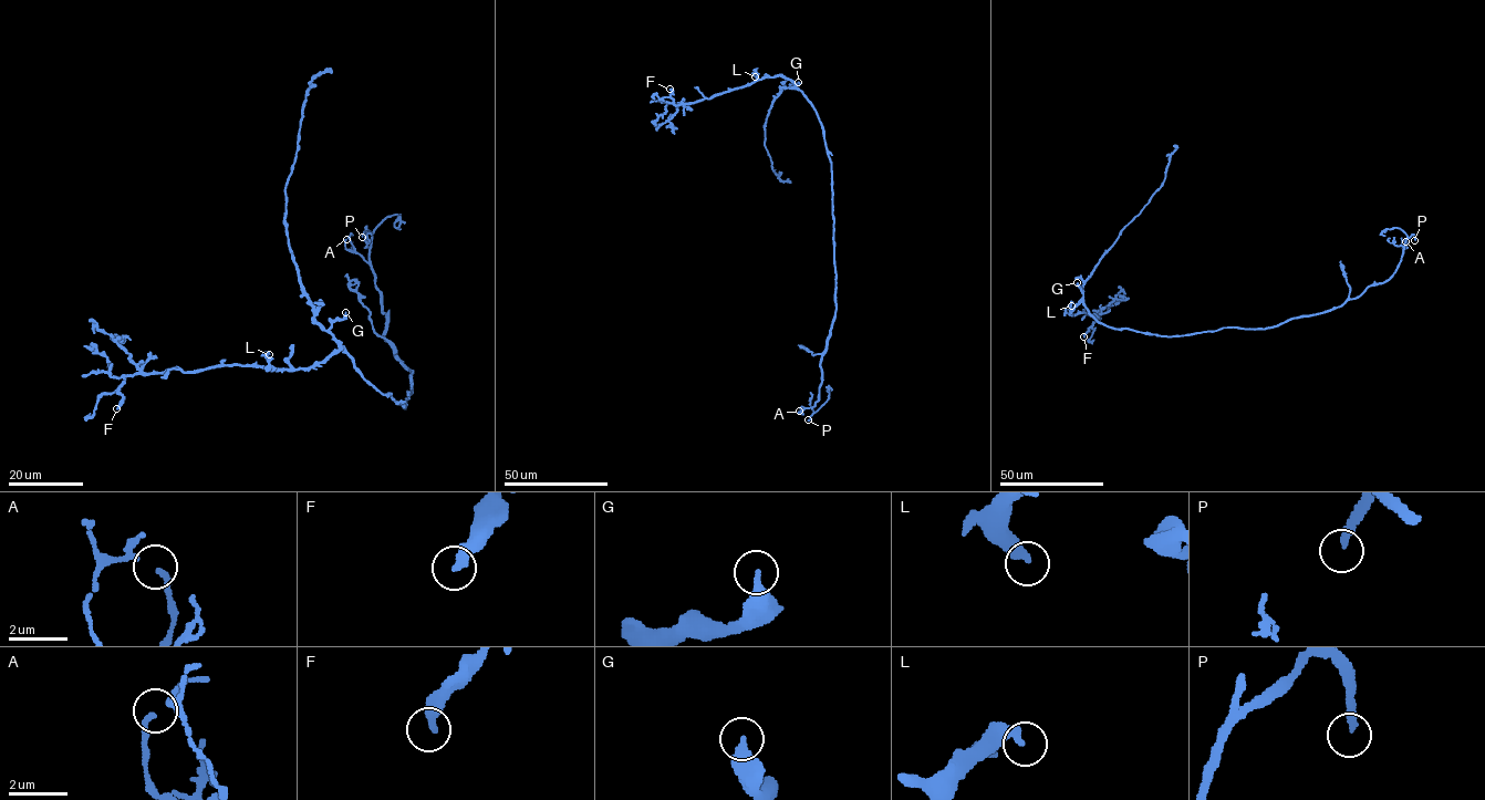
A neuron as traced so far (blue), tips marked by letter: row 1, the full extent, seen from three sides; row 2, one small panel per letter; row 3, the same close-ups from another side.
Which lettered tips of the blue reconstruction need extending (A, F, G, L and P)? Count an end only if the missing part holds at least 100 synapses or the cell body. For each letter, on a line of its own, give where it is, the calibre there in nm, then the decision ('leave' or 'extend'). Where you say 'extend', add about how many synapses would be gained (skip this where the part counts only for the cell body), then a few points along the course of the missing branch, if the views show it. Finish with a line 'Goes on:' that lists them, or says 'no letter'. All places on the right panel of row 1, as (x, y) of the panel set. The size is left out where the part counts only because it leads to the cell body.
A: (1405, 241) | 140 nm | leave
F: (1083, 336) | 360 nm | leave
G: (1077, 282) | 360 nm | leave
L: (1071, 305) | 360 nm | leave
P: (1414, 240) | 240 nm | extend | (1414, 240), (1420, 241), (1422, 237), (1412, 228), (1408, 217)
Goes on: P

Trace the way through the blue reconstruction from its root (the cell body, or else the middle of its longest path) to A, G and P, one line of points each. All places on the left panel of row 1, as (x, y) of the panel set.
A: (405, 406), (407, 391), (411, 392), (411, 372), (384, 338), (386, 314), (373, 269), (345, 247), (346, 239)
G: (405, 406), (371, 384), (330, 331), (331, 324), (341, 321), (345, 312)
P: (405, 406), (411, 372), (384, 338), (386, 314), (365, 227), (362, 237)

